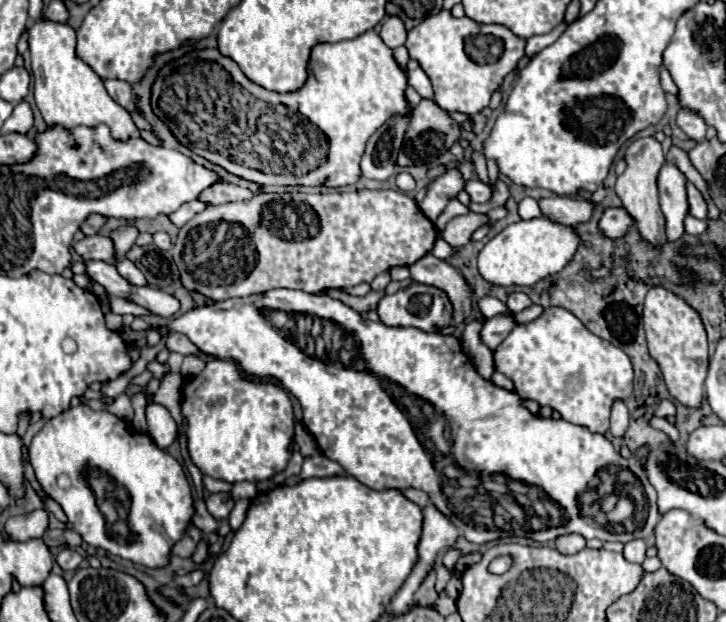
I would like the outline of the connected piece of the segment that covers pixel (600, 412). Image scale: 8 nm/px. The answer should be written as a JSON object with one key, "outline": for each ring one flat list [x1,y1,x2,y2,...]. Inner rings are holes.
{"outline":[[546,308,542,316,528,324,516,324,514,330,506,336,506,340,494,350,494,364,496,370,506,374,520,398,528,398,538,402,540,406,550,406,552,410,560,412,560,416,572,424,586,426,590,432,606,434,610,428,610,410,616,400,628,400,632,394,632,362,618,346,602,340,600,336,592,334,572,312,566,308]]}

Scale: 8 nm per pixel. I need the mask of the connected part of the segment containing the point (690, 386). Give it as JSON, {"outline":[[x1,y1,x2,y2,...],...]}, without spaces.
{"outline":[[650,288,644,302,644,332,650,356,658,362,670,394,690,408,700,406,708,372,708,340,700,316,672,292]]}

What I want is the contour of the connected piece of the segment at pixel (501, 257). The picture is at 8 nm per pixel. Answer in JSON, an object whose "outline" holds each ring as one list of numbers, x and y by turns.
{"outline":[[540,216,534,220,520,220,506,226,494,236,478,254,478,270,482,278,494,286,532,286,550,274,560,272,574,256,580,238,572,226,562,226]]}

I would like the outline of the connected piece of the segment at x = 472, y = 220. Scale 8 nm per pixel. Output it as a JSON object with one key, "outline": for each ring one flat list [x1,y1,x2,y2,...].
{"outline":[[466,214,466,216,456,216,444,230,442,230,442,238,454,246,460,248,464,244,470,242,472,232,486,222,484,214]]}

